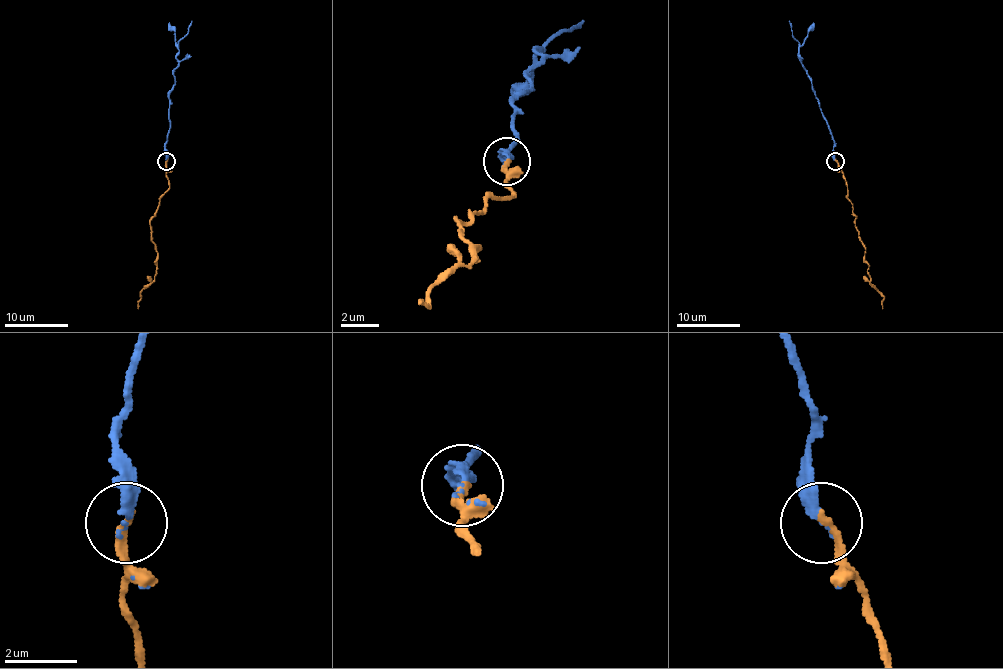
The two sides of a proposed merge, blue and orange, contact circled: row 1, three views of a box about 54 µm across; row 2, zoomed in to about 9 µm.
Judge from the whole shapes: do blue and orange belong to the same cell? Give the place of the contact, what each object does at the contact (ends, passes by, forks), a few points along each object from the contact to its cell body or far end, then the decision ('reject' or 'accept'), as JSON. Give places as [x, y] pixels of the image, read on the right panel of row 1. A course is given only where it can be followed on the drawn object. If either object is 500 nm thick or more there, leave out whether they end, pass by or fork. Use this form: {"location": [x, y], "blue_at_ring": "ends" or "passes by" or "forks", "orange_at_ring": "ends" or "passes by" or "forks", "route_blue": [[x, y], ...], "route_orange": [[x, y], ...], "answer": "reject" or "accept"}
{"location": [835, 161], "blue_at_ring": "ends", "orange_at_ring": "ends", "route_blue": [[835, 161], [832, 133], [799, 57], [799, 41], [792, 35], [789, 21]], "route_orange": [[835, 161], [848, 190], [870, 283], [881, 294], [882, 308]], "answer": "accept"}

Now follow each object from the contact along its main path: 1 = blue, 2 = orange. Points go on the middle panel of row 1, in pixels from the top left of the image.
1: (508, 160), (508, 150), (517, 141), (512, 103), (531, 88), (527, 74), (541, 60), (536, 50), (584, 22)
2: (508, 160), (503, 184), (512, 198), (489, 198), (455, 222), (479, 250), (474, 260), (455, 264), (417, 303)

